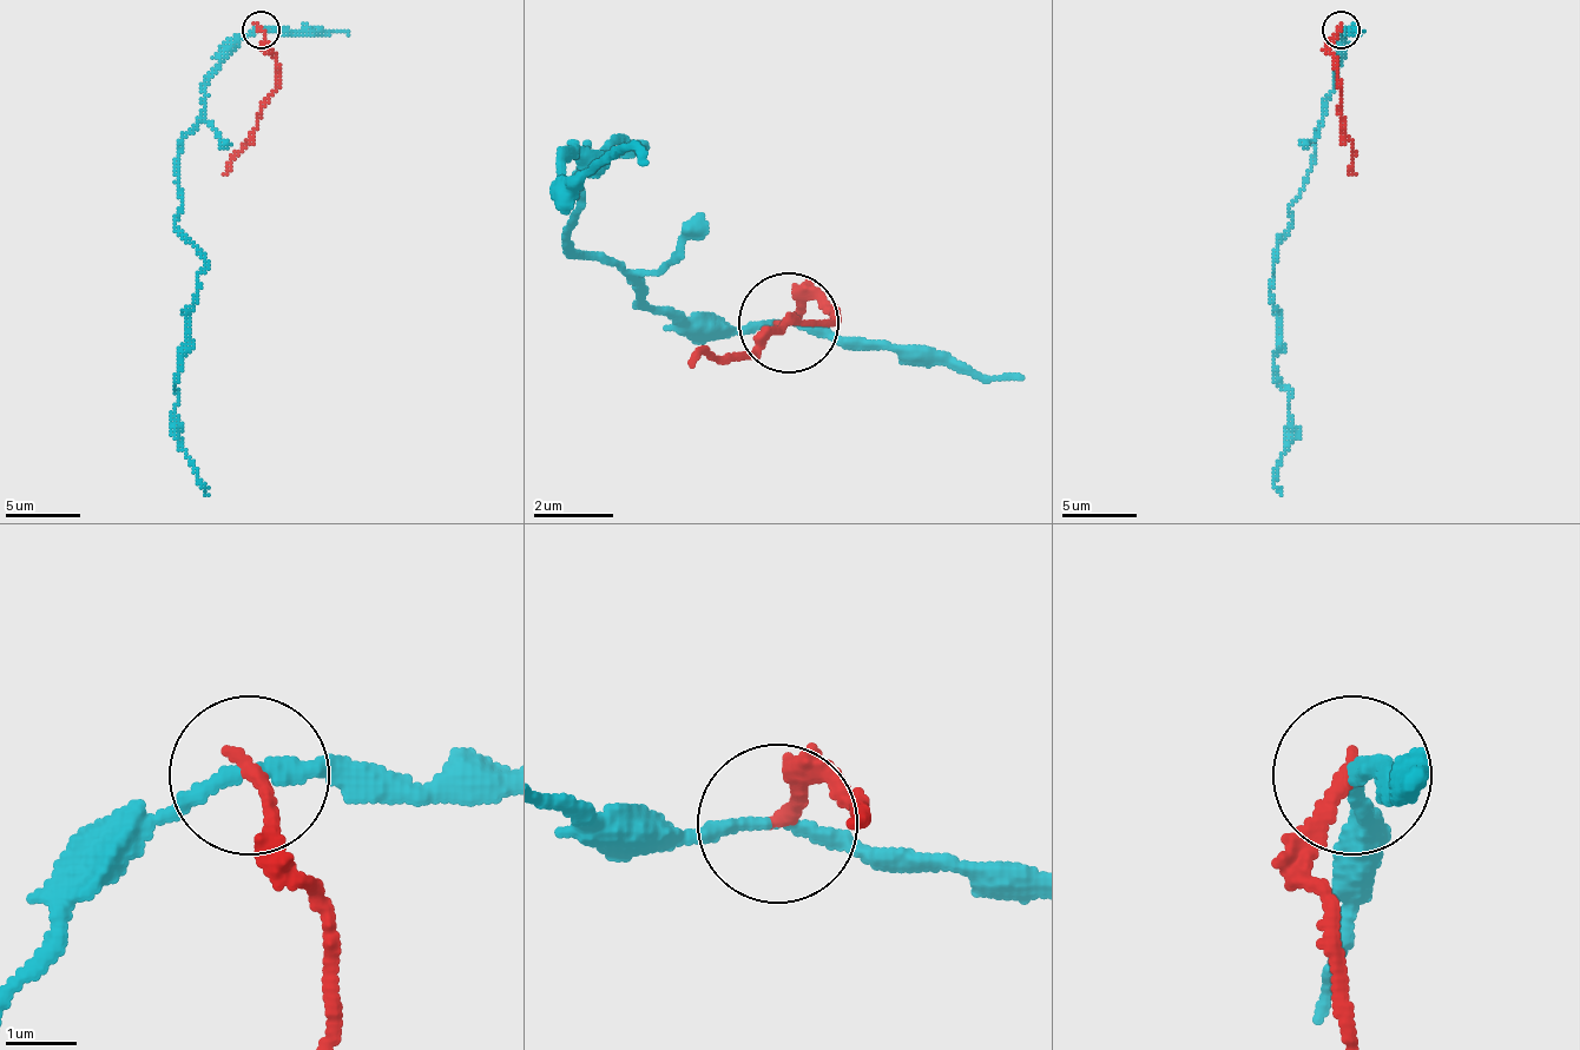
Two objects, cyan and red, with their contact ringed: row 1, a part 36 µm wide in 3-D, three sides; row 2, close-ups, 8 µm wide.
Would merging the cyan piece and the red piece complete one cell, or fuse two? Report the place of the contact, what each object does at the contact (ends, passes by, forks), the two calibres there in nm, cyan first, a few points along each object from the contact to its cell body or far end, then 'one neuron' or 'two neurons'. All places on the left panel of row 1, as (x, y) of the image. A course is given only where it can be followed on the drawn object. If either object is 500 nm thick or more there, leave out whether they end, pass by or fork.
at (261, 30); cyan passes by; red ends there; 170 nm thick on the cyan side, 200 nm on the other; cyan runs (261, 27), (212, 77), (178, 156), (175, 228), (204, 261), (175, 385), (175, 438), (209, 495); red runs (261, 31), (276, 61), (276, 91), (257, 129), (223, 174); two neurons

